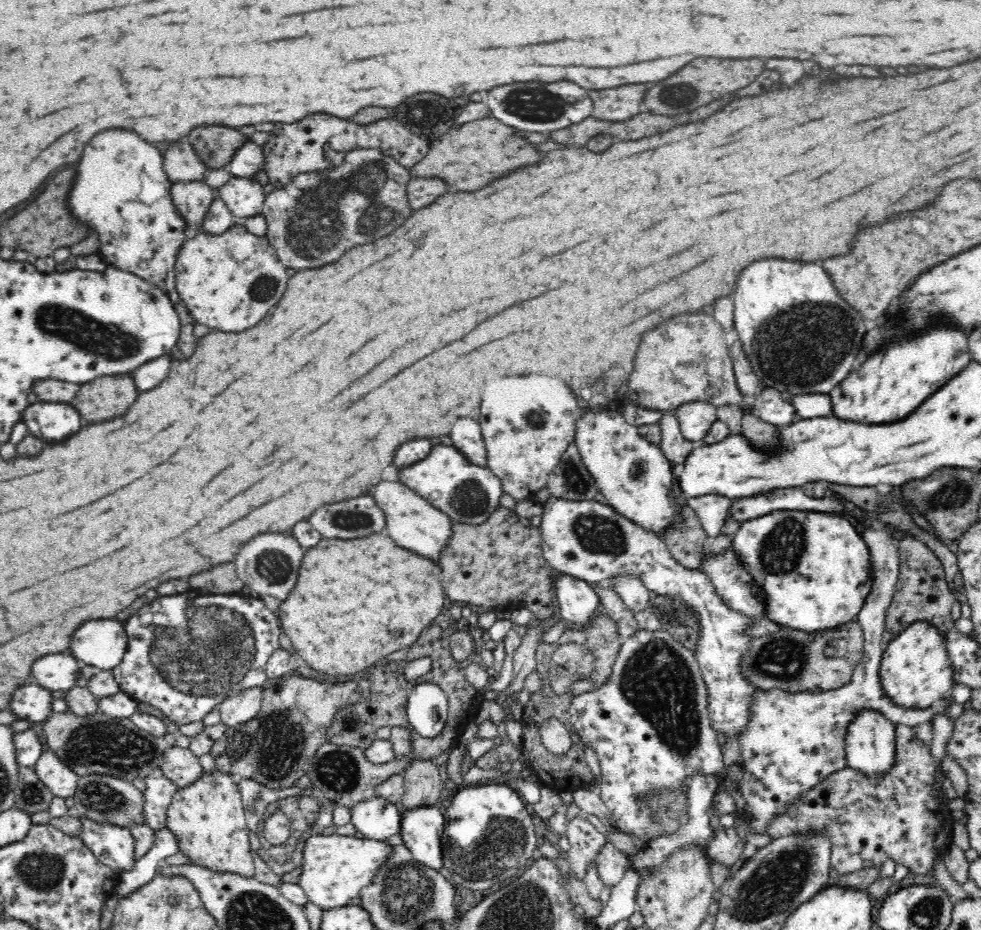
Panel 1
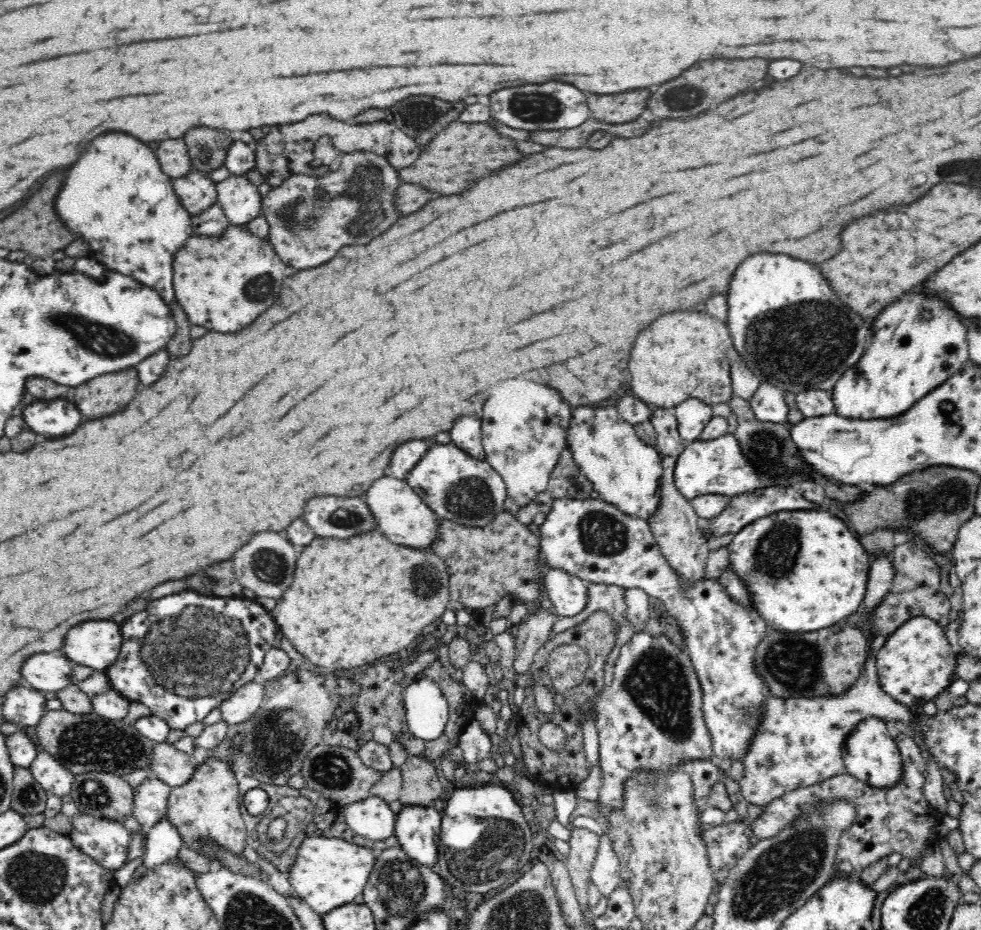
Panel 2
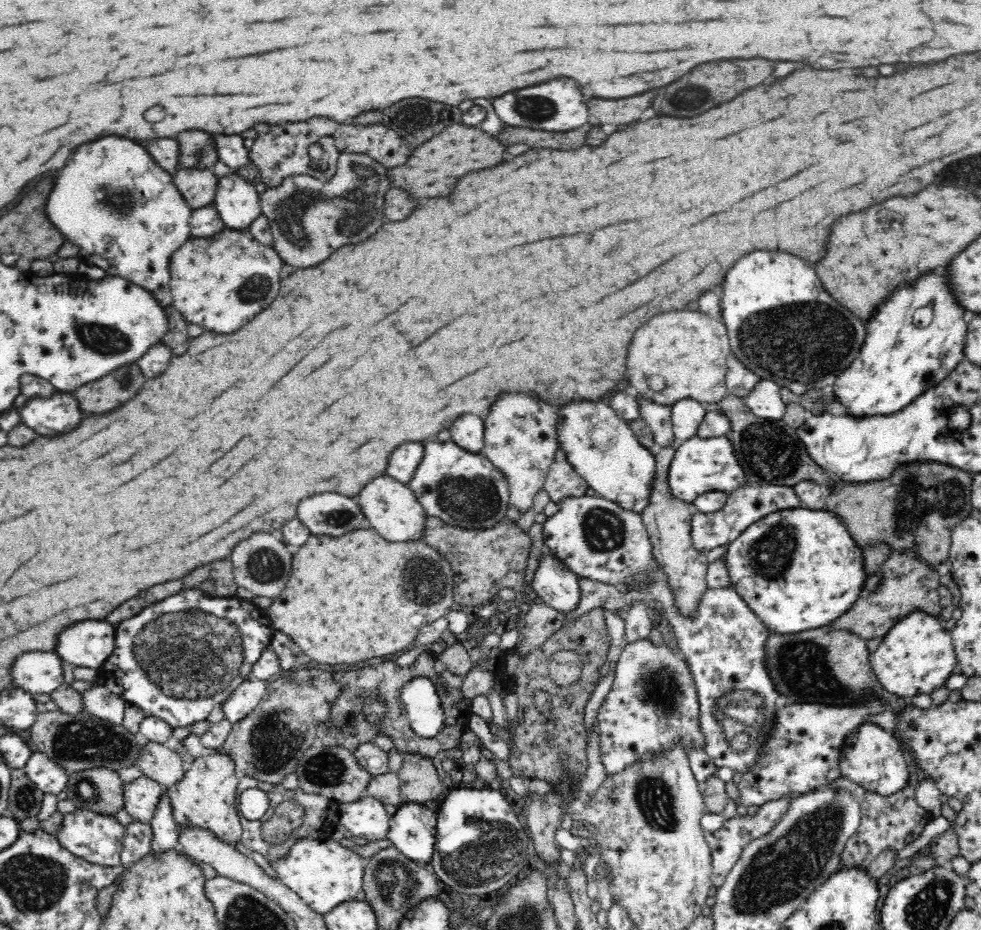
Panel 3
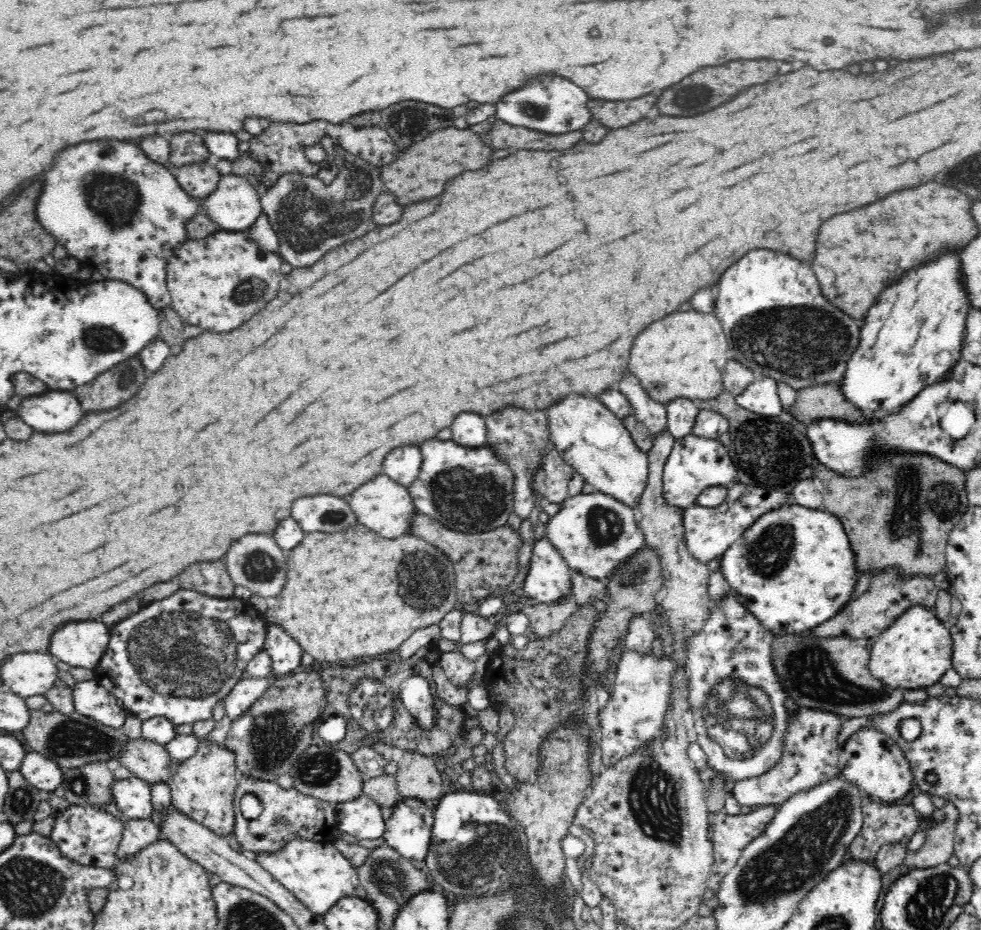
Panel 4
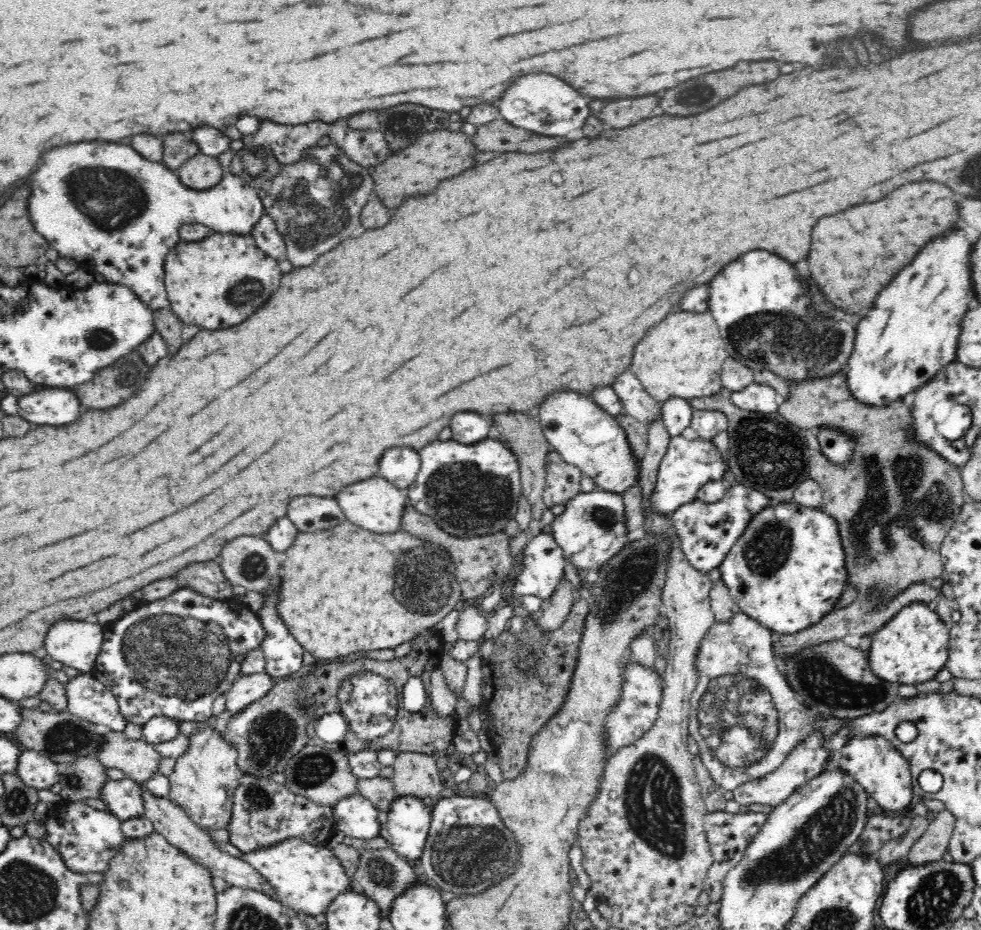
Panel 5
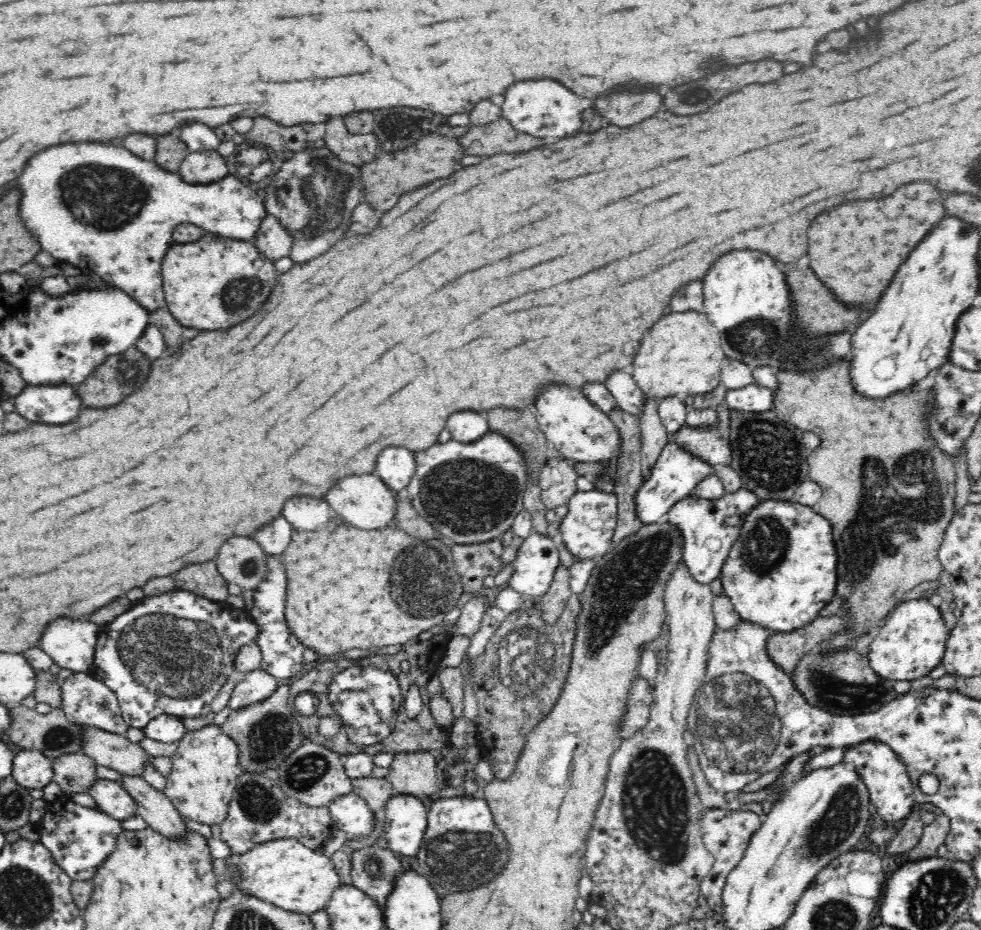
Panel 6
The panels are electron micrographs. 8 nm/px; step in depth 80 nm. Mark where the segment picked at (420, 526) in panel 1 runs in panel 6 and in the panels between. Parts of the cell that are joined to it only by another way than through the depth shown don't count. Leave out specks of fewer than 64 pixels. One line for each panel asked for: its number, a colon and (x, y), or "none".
2: (400, 514)
3: (390, 507)
4: (386, 507)
5: (375, 504)
6: (366, 502)

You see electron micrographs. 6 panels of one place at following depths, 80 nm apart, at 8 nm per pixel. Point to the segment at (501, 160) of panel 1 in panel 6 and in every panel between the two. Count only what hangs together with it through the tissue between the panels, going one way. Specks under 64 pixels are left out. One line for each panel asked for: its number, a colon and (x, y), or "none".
2: (461, 152)
3: (432, 169)
4: (421, 171)
5: (442, 154)
6: (389, 175)

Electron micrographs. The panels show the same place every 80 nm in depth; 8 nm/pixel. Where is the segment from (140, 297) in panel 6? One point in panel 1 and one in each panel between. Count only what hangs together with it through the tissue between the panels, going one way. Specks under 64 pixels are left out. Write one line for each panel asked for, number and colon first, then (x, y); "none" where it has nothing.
1: (121, 191)
2: (117, 198)
3: (123, 211)
4: (116, 211)
5: (116, 213)

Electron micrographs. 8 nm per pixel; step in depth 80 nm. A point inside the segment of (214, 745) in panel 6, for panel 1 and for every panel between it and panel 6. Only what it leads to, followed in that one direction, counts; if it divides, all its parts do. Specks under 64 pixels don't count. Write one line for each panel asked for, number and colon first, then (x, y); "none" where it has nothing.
1: (207, 817)
2: (207, 809)
3: (206, 796)
4: (203, 786)
5: (203, 782)

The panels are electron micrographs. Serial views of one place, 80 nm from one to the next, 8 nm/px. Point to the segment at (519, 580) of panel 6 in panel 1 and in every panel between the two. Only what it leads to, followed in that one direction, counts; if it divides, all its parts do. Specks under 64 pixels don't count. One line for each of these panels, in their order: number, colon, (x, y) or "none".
1: (577, 602)
2: (566, 594)
3: (556, 587)
4: (548, 579)
5: (543, 561)

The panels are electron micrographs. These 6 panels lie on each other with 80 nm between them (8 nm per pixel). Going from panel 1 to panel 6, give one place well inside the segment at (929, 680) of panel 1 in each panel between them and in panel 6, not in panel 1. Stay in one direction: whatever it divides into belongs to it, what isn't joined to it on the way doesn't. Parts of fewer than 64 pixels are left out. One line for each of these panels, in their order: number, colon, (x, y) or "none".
2: (916, 663)
3: (916, 656)
4: (915, 651)
5: (912, 648)
6: (912, 642)

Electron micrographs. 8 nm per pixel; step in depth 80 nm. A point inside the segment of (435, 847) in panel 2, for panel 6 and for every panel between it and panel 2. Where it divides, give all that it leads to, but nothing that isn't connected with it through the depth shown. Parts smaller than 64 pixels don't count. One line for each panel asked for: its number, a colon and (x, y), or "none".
3: (413, 827)
4: (409, 830)
5: (408, 819)
6: (405, 818)

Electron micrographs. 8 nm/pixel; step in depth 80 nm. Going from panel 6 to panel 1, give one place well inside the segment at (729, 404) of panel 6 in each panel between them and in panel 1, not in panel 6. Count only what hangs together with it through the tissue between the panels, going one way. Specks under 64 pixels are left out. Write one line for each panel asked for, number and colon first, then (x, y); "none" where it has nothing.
1: (770, 407)
2: (768, 404)
3: (764, 400)
4: (761, 397)
5: (756, 398)

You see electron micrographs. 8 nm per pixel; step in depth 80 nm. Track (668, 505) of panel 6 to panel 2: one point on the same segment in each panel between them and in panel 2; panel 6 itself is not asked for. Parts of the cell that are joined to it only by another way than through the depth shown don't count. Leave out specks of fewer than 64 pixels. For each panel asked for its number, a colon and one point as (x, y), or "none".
2: (718, 466)
3: (699, 465)
4: (695, 463)
5: (688, 465)

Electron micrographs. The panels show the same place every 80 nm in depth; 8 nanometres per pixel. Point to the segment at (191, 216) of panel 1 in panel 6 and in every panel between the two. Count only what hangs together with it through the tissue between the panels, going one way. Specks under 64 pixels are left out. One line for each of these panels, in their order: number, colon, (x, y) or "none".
2: (196, 191)
3: (198, 186)
4: (199, 179)
5: (200, 172)
6: (199, 167)

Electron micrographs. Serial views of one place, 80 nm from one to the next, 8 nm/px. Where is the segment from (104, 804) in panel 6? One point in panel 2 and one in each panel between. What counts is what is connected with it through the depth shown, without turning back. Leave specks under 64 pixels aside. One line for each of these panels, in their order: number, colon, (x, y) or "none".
2: (150, 799)
3: (140, 797)
4: (132, 796)
5: (123, 798)

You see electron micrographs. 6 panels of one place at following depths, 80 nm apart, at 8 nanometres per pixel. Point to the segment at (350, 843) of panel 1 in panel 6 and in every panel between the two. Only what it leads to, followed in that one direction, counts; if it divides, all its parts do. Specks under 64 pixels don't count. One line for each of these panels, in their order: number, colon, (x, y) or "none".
2: (329, 872)
3: (323, 873)
4: (318, 875)
5: (305, 877)
6: (284, 872)

